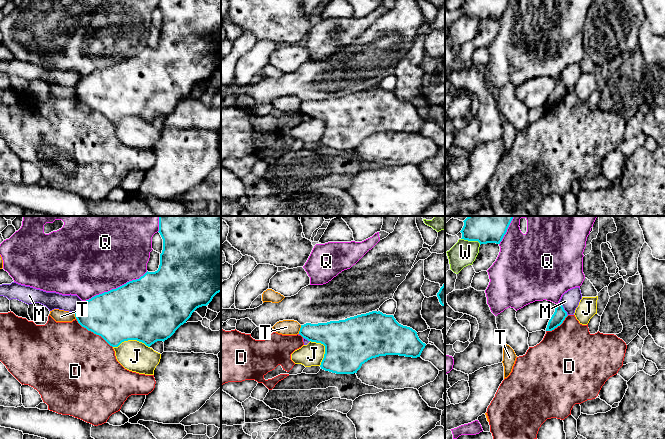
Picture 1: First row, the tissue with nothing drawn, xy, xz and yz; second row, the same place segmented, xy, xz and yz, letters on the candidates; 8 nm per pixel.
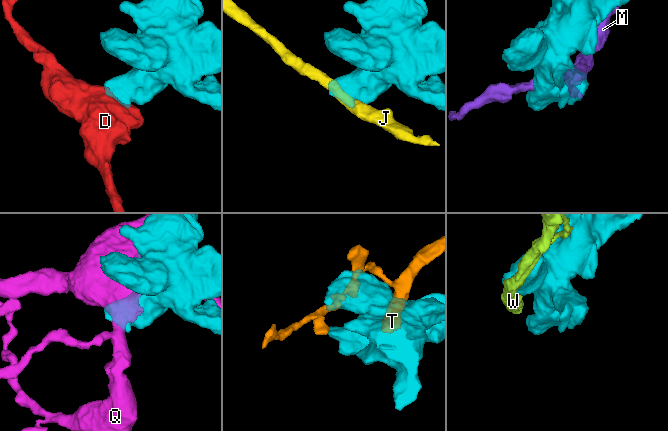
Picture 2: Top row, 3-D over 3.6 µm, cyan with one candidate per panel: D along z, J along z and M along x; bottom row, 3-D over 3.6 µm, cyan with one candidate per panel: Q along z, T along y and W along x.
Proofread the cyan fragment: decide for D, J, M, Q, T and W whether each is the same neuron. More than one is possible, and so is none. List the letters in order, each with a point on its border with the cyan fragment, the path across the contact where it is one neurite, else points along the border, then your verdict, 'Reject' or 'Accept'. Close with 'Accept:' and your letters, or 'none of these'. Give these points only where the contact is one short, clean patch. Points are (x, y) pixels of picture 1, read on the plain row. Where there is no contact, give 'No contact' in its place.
D: Touches cyan at xy (93, 108). Boundary: xy (76, 94), (82, 102), (100, 111), (112, 123). Reject
J: Touches cyan at xy (131, 115). Reject
M: Touches cyan at yz (563, 85). Reject
Q: Touches cyan at xy (114, 65). Reject
T: Touches cyan at xz (300, 105). Boundary: xz (301, 101), (298, 109). Reject
W: Touches cyan at yz (471, 16). Reject
Accept: none of these

